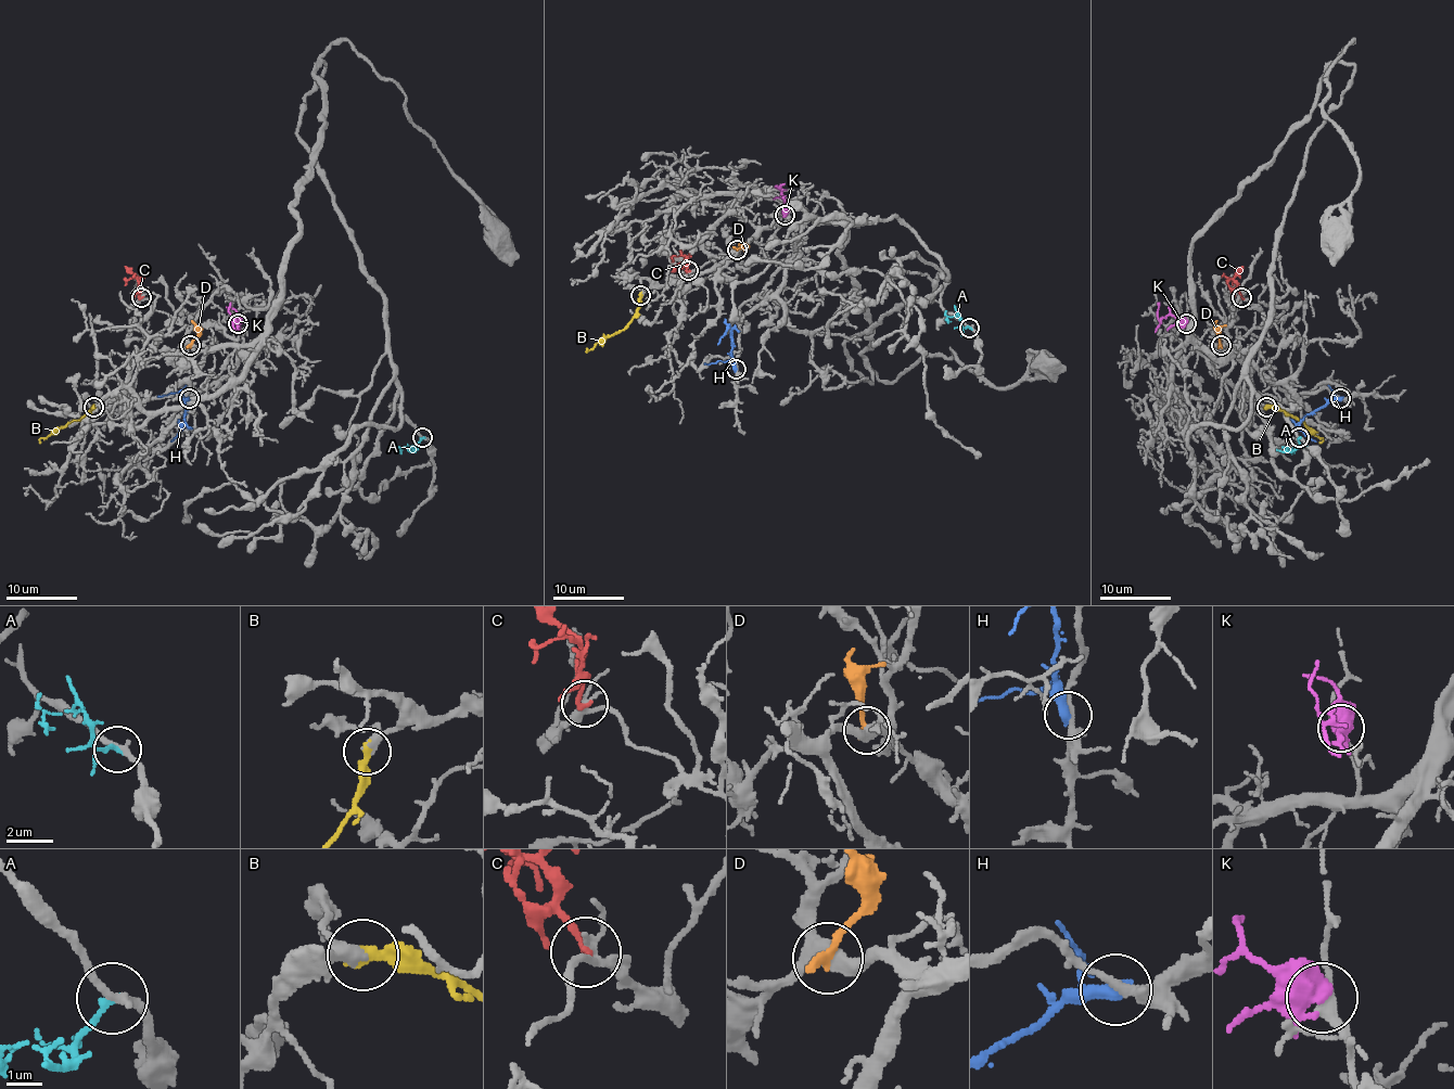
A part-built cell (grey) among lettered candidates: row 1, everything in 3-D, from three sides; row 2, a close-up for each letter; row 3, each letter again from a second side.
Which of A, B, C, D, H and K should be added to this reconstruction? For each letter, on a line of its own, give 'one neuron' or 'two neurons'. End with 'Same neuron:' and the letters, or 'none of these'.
A: two neurons
B: one neuron
C: two neurons
D: two neurons
H: two neurons
K: two neurons
Same neuron: B

